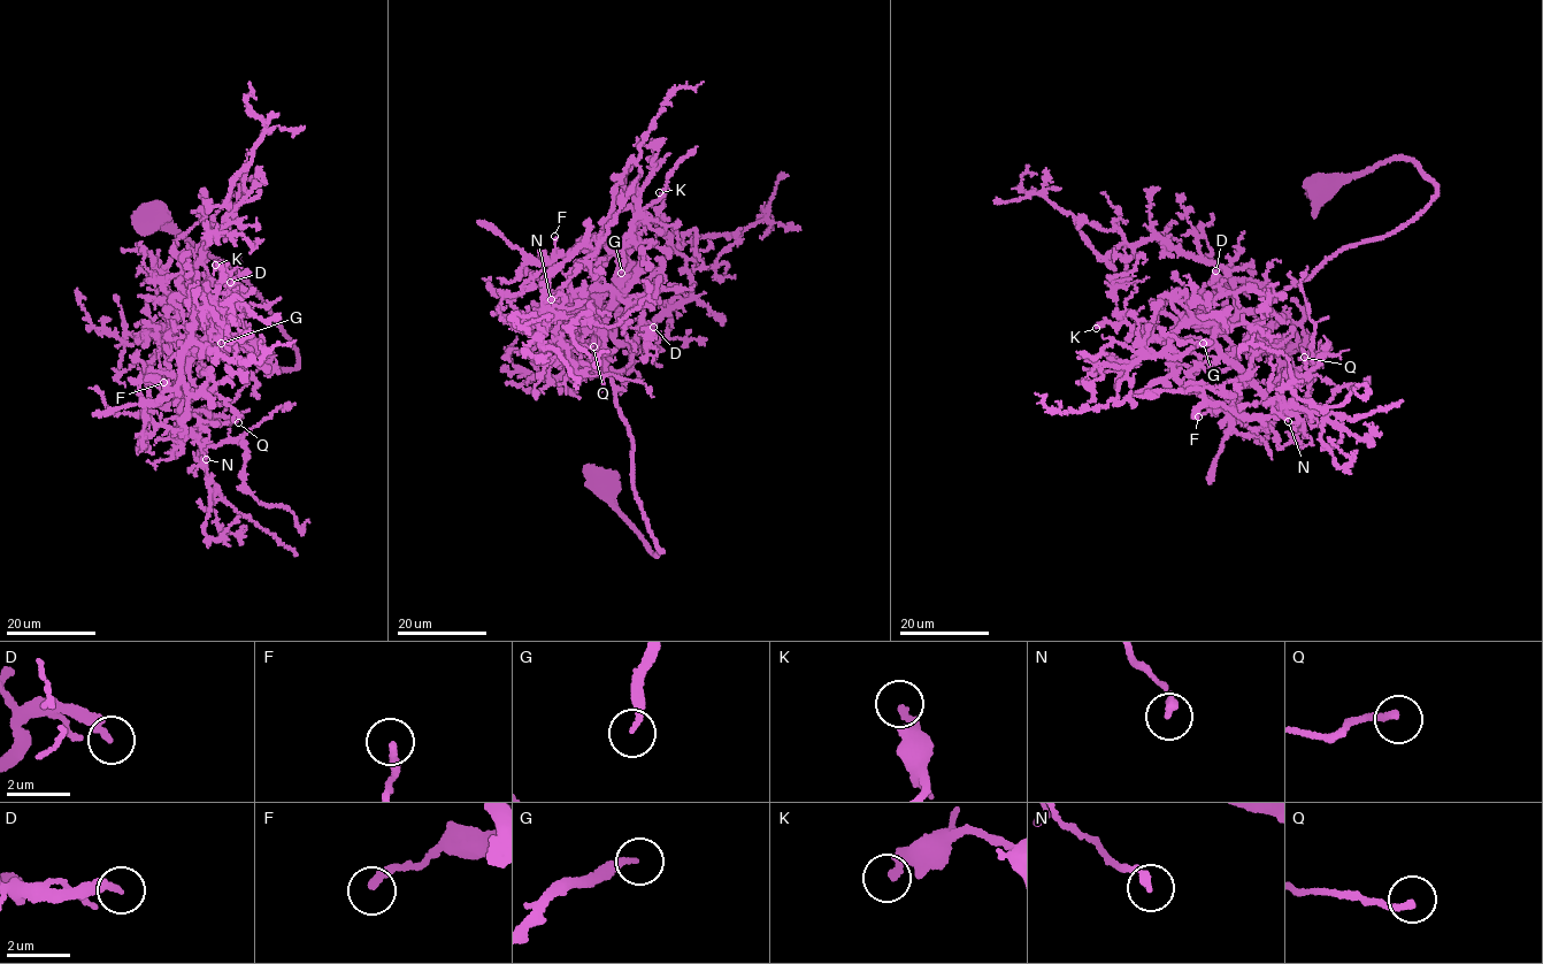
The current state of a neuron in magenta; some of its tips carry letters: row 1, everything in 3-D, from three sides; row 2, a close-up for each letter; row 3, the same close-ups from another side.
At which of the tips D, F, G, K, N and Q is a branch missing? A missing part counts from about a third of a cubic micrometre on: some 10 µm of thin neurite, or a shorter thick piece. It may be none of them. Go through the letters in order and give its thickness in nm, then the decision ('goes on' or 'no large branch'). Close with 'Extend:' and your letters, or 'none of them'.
D: 280 nm | no large branch
F: 280 nm | no large branch
G: 200 nm | no large branch
K: 280 nm | no large branch
N: 220 nm | no large branch
Q: 220 nm | no large branch
Extend: none of them

